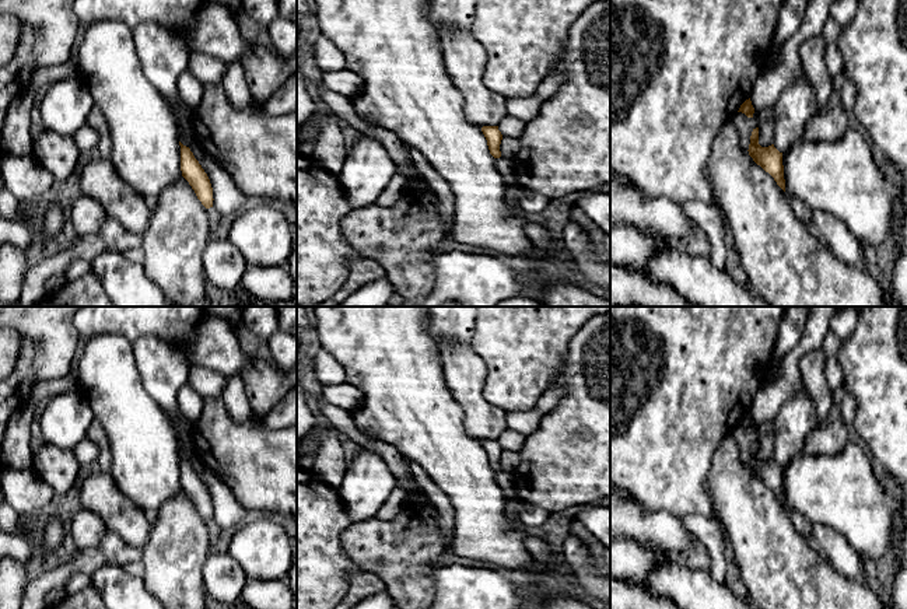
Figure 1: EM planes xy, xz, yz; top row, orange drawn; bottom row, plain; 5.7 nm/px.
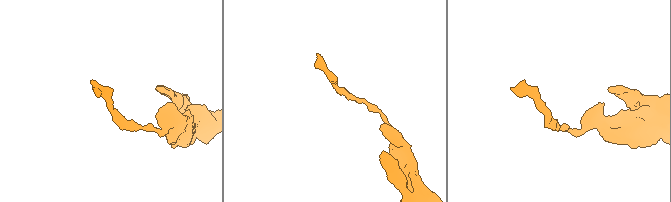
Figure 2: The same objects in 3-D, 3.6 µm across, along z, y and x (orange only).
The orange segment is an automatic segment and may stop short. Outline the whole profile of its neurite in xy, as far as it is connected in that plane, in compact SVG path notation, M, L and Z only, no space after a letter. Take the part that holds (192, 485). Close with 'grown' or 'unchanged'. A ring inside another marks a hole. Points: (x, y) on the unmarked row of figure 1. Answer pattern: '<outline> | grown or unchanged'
M181 459L181 484L182 490L189 496L197 512L206 522L213 521L213 501L210 493L199 475L195 472L189 461Z | unchanged

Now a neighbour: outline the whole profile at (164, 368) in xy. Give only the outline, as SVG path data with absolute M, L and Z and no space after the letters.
M141 336L133 342L133 354L147 393L171 417L179 435L179 455L189 461L192 448L192 423L179 413L178 391L189 381L189 360L176 344L154 336Z

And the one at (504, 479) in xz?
M504 470L495 472L495 483L501 489L507 500L514 500L516 497L515 487L512 484L512 475Z

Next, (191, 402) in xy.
M189 381L185 382L178 391L178 406L181 416L195 424L202 416L203 405L204 398L193 388Z

